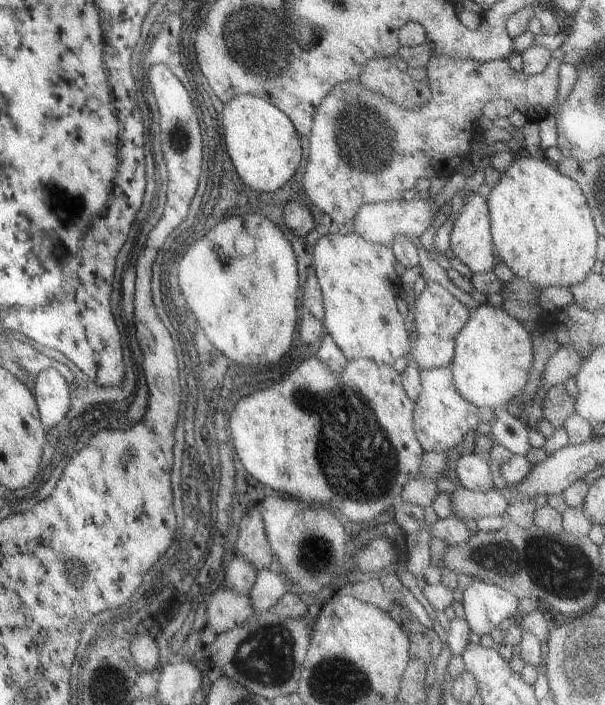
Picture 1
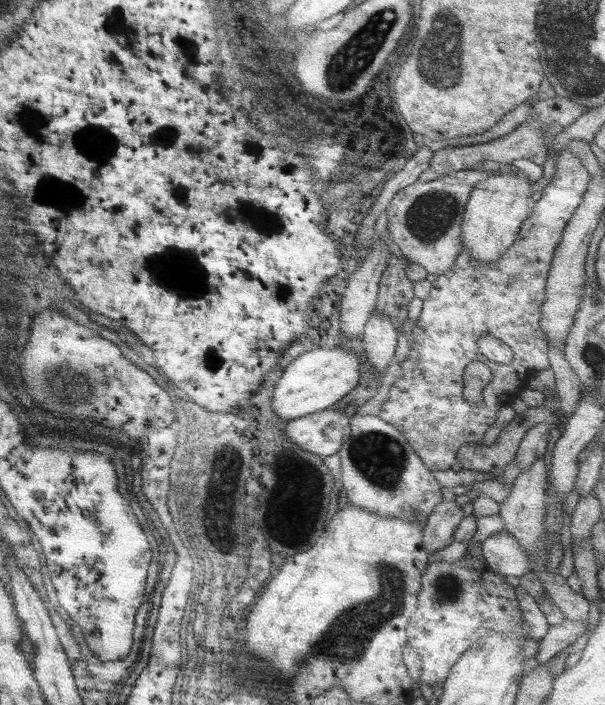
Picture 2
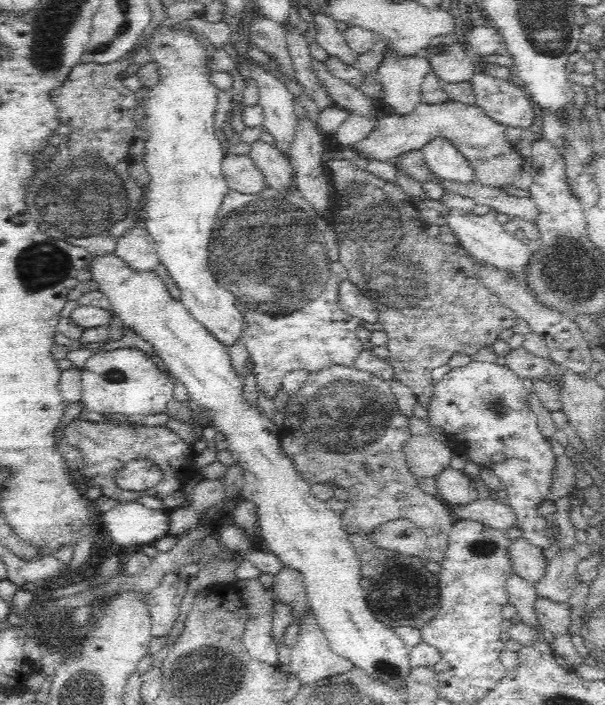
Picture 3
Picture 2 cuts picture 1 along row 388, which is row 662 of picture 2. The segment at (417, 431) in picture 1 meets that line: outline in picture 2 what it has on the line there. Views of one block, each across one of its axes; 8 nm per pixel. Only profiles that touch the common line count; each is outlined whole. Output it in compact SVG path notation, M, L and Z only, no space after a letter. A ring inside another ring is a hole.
M463 555L458 561L428 563L420 576L420 589L416 596L416 607L407 621L406 642L420 656L420 673L417 686L441 687L453 663L469 648L490 632L502 632L518 628L521 616L513 588L502 579L501 574L483 572L484 563L477 559L467 559Z

